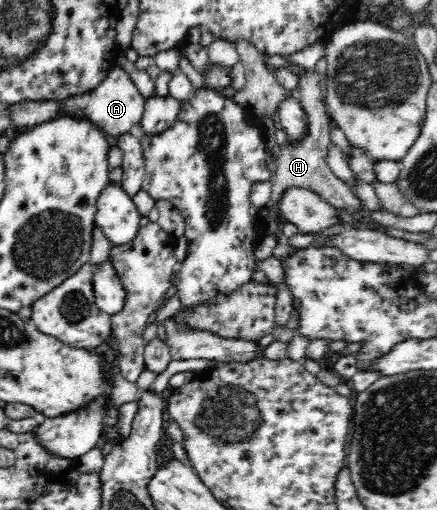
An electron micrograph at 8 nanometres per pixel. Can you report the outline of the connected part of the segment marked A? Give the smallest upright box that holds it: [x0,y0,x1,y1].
[60,67,146,137]

